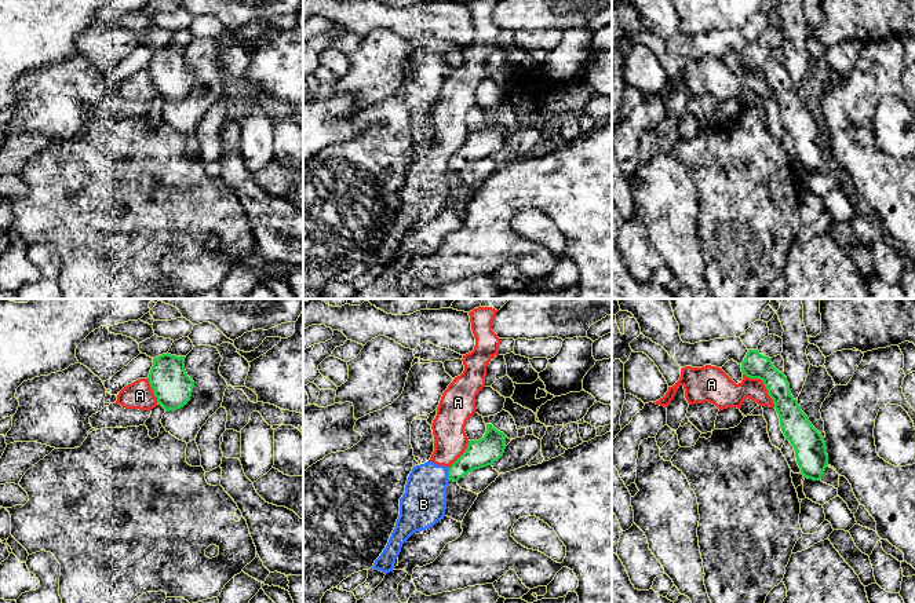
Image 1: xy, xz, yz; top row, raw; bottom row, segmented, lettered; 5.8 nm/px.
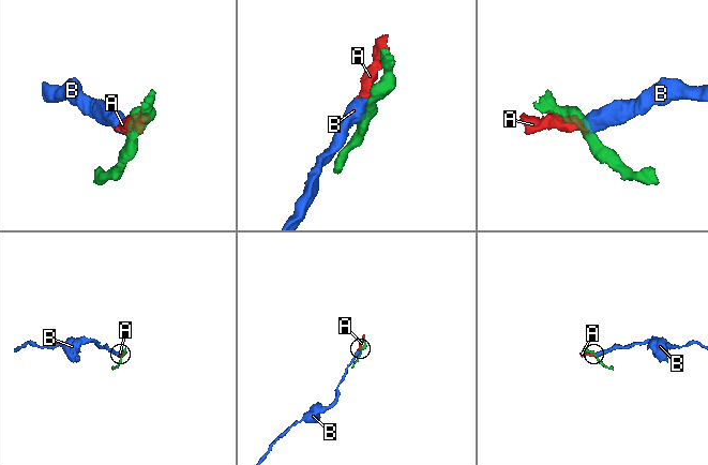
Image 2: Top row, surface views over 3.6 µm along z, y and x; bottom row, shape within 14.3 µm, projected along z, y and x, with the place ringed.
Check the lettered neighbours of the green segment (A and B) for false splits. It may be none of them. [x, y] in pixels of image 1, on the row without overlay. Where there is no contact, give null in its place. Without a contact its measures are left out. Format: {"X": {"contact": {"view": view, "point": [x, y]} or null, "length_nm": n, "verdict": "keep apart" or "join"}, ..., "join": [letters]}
{"A": {"contact": {"view": "yz", "point": [764, 75]}, "length_nm": 280, "verdict": "keep apart"}, "B": {"contact": {"view": "xz", "point": [448, 165]}, "length_nm": 80, "verdict": "keep apart"}, "join": []}

